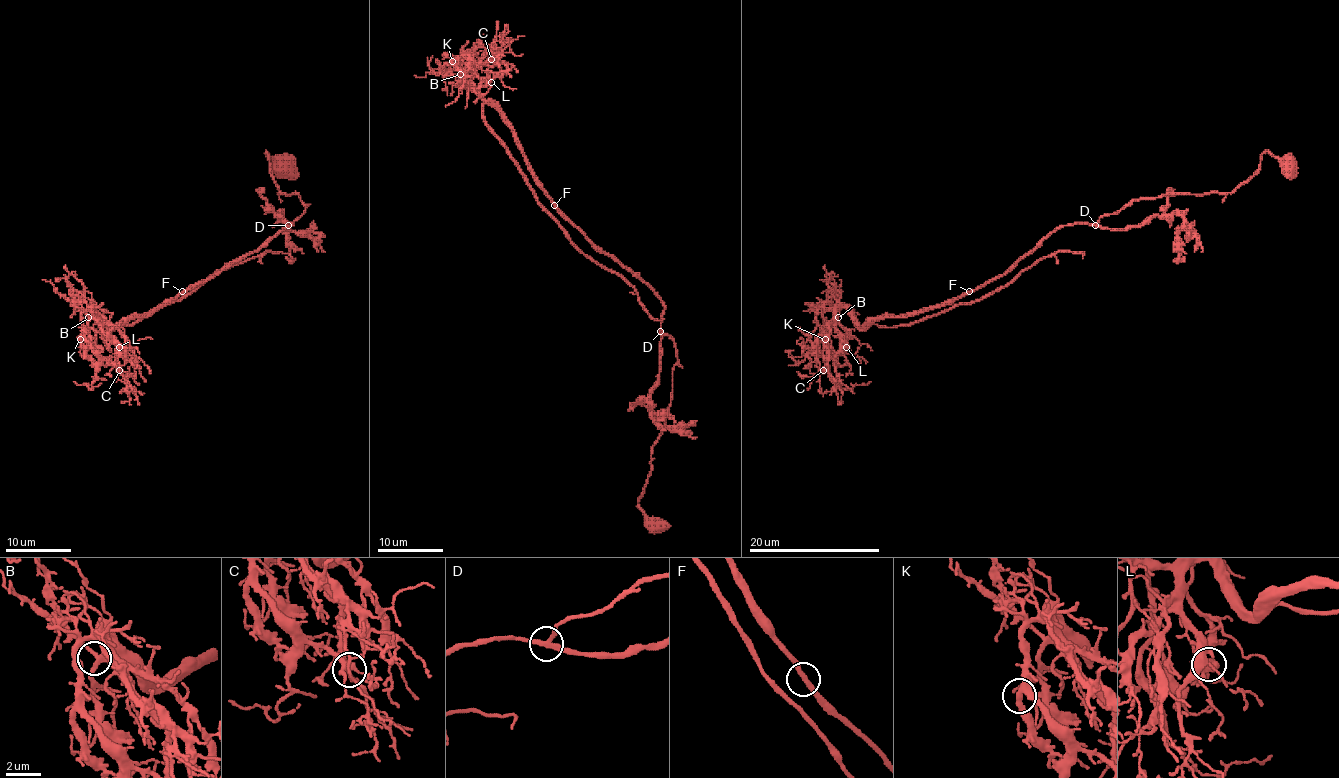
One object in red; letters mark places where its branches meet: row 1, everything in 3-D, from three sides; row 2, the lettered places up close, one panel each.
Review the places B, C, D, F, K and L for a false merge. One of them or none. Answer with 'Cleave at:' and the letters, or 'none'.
Cleave at: none

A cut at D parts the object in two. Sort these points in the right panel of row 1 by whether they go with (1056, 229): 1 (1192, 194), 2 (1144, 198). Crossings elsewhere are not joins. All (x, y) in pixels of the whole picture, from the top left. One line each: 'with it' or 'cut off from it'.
1: cut off from it
2: cut off from it

